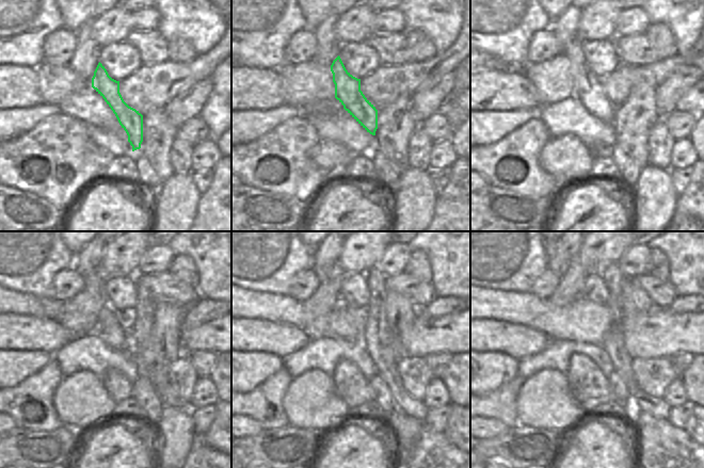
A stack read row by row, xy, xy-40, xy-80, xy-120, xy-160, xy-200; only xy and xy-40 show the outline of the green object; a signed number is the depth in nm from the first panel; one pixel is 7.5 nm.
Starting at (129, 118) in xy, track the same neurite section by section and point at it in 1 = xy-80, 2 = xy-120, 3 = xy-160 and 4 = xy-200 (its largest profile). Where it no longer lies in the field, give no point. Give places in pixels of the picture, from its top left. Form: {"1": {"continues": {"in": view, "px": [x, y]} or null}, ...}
{"1": {"continues": {"in": "xy-80", "px": [588, 89]}}, "2": {"continues": {"in": "xy-120", "px": [111, 327]}}, "3": {"continues": {"in": "xy-160", "px": [322, 272]}}, "4": {"continues": {"in": "xy-200", "px": [557, 263]}}}

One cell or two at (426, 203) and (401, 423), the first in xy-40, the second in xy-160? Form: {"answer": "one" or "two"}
{"answer": "one"}

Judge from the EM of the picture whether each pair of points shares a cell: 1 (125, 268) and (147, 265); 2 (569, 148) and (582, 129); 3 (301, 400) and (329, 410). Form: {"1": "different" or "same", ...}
{"1": "different", "2": "different", "3": "same"}

